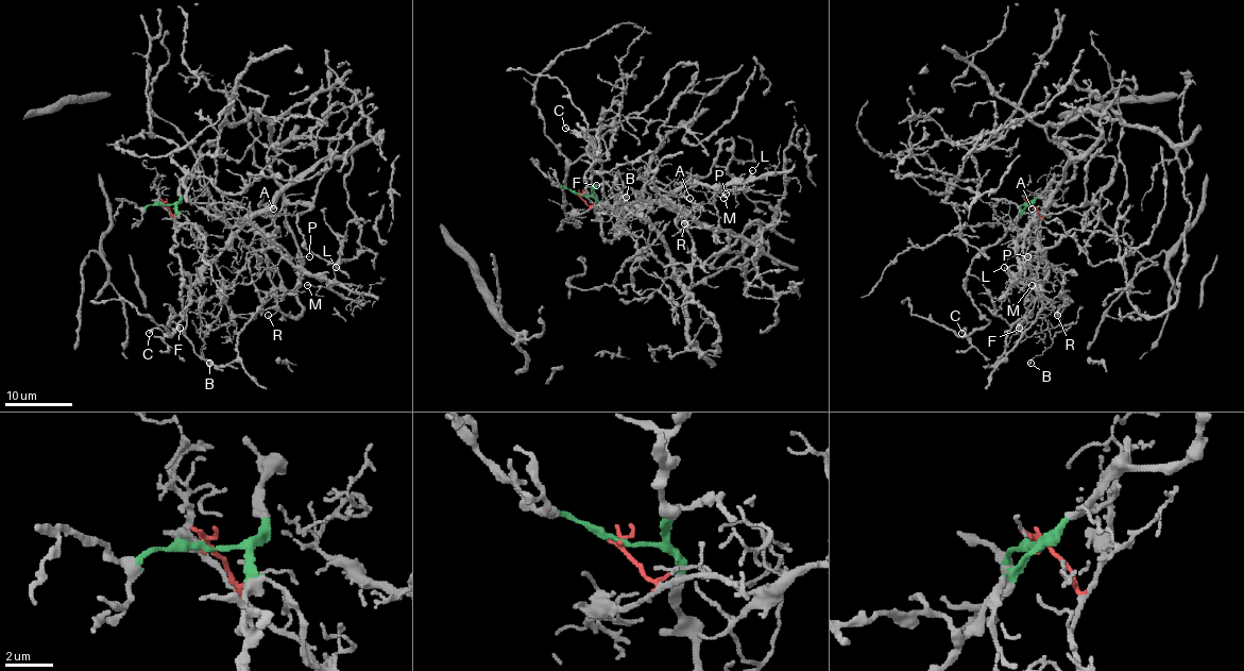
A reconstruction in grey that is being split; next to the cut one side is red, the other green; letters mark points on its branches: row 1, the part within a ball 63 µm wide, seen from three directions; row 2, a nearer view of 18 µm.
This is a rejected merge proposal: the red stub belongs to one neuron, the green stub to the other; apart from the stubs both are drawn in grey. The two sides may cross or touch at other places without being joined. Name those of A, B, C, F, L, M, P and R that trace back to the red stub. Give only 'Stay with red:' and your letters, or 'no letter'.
Stay with red: A, B, L, M, P, R

